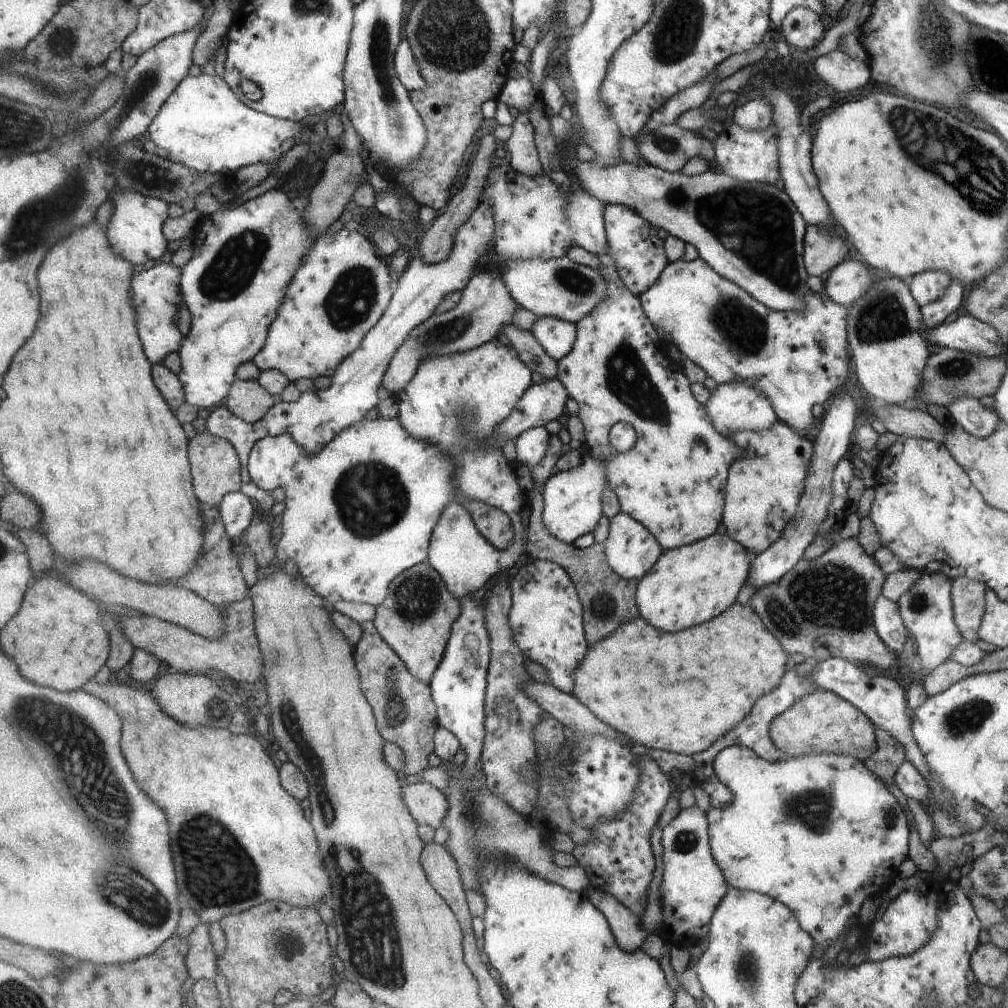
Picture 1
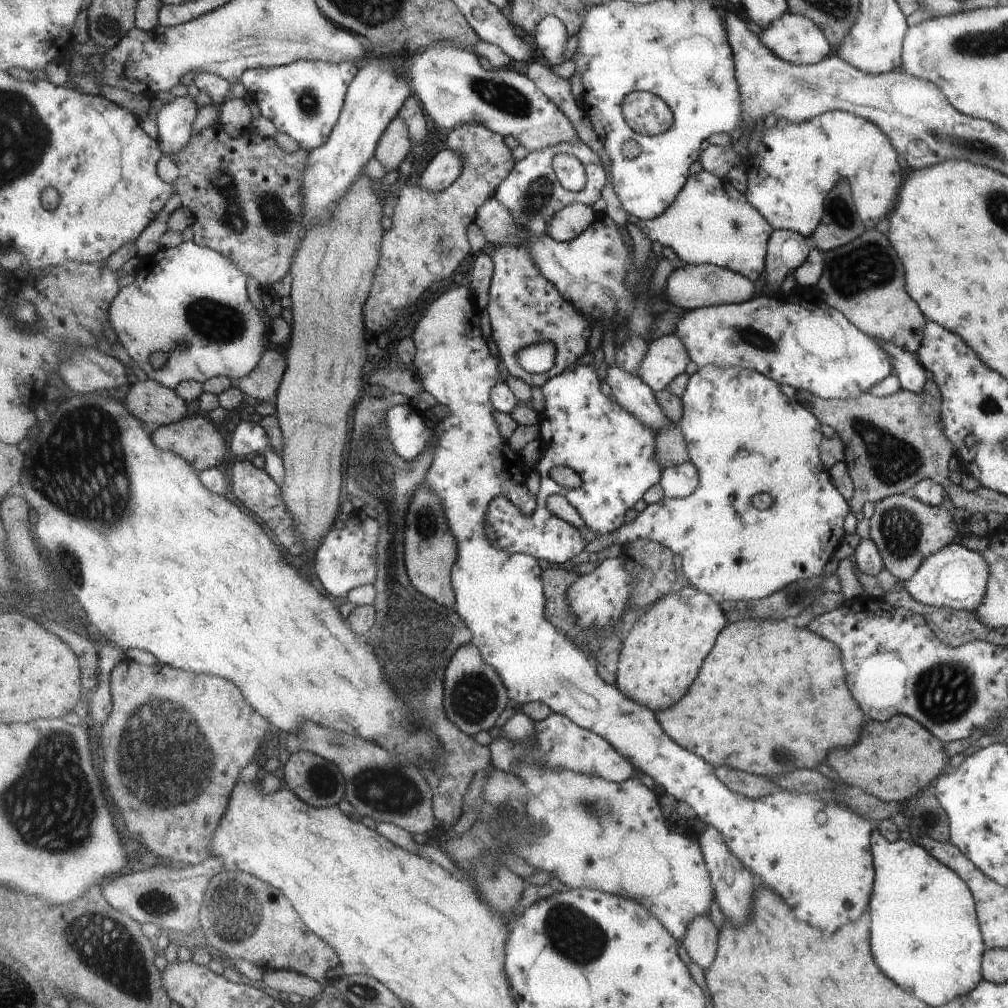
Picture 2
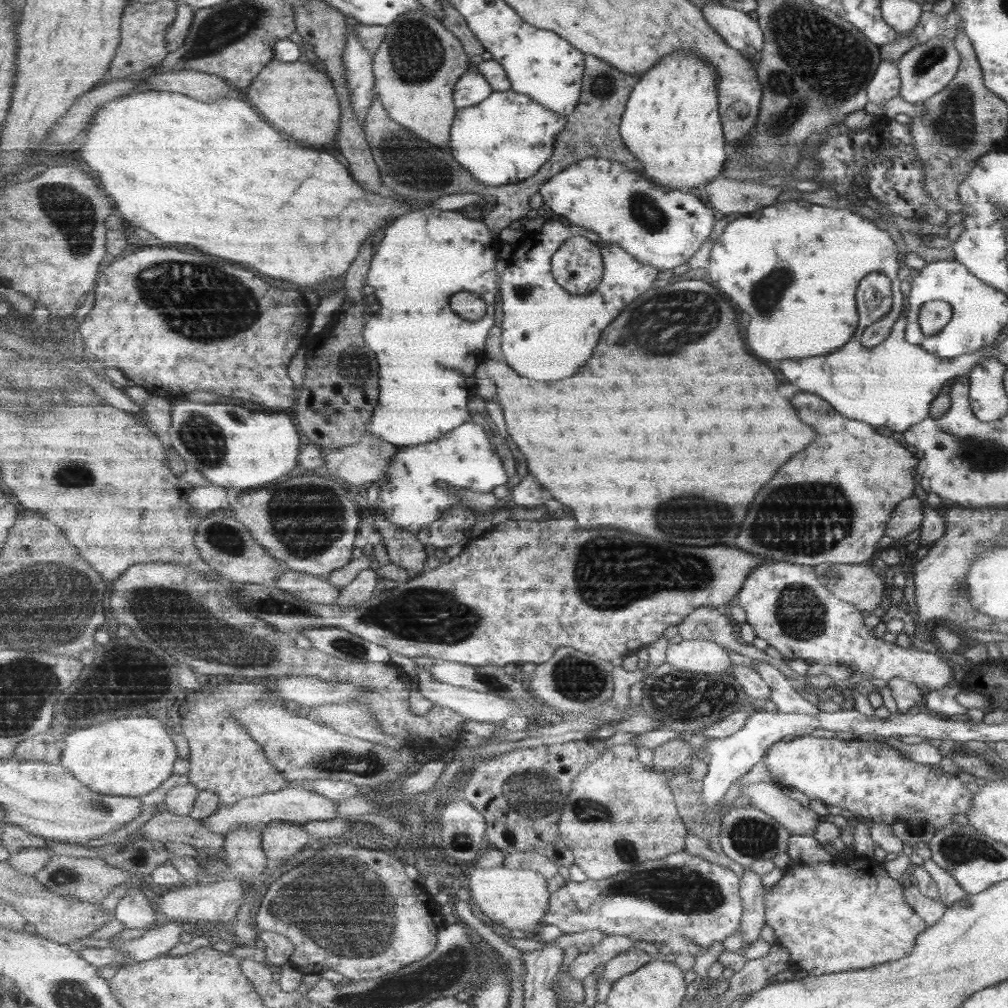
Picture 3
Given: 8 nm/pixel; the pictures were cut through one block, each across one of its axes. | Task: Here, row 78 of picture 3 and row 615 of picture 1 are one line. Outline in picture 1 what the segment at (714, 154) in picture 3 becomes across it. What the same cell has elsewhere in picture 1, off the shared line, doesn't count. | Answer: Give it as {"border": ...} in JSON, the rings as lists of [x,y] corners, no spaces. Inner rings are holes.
{"border":[[[713,534],[696,543],[675,550],[666,550],[655,563],[653,570],[640,580],[636,594],[638,609],[641,610],[641,616],[661,632],[679,632],[693,628],[715,618],[719,612],[723,612],[736,602],[740,588],[748,579],[749,567],[744,547],[725,534]]]}

